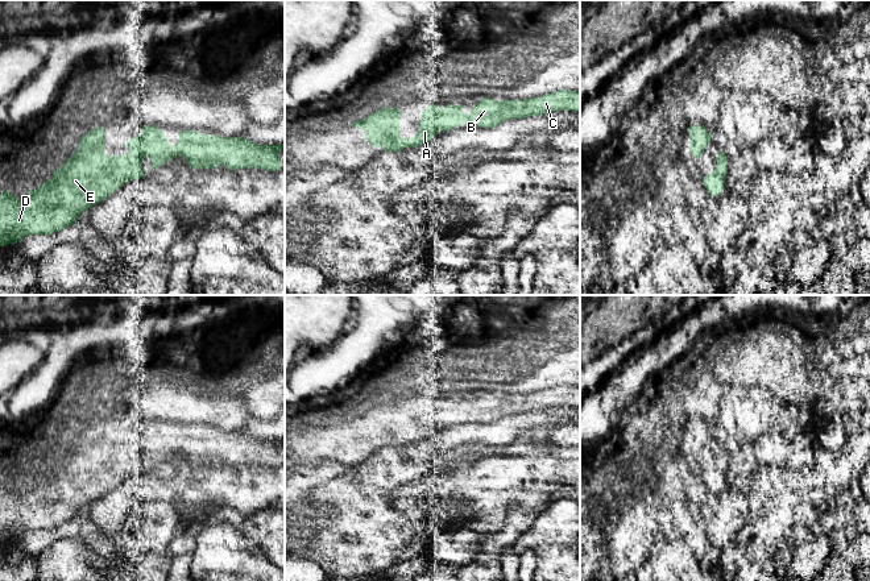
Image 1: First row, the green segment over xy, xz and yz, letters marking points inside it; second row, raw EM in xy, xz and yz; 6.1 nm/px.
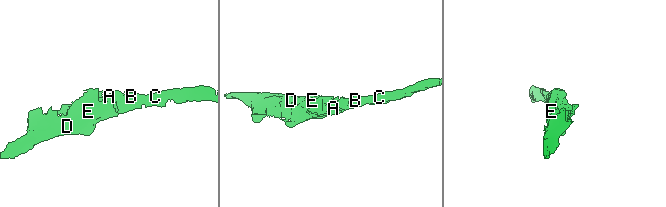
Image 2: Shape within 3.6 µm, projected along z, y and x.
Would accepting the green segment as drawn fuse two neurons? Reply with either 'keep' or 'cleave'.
keep

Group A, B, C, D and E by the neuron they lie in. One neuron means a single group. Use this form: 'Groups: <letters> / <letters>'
Groups: A B C D E

